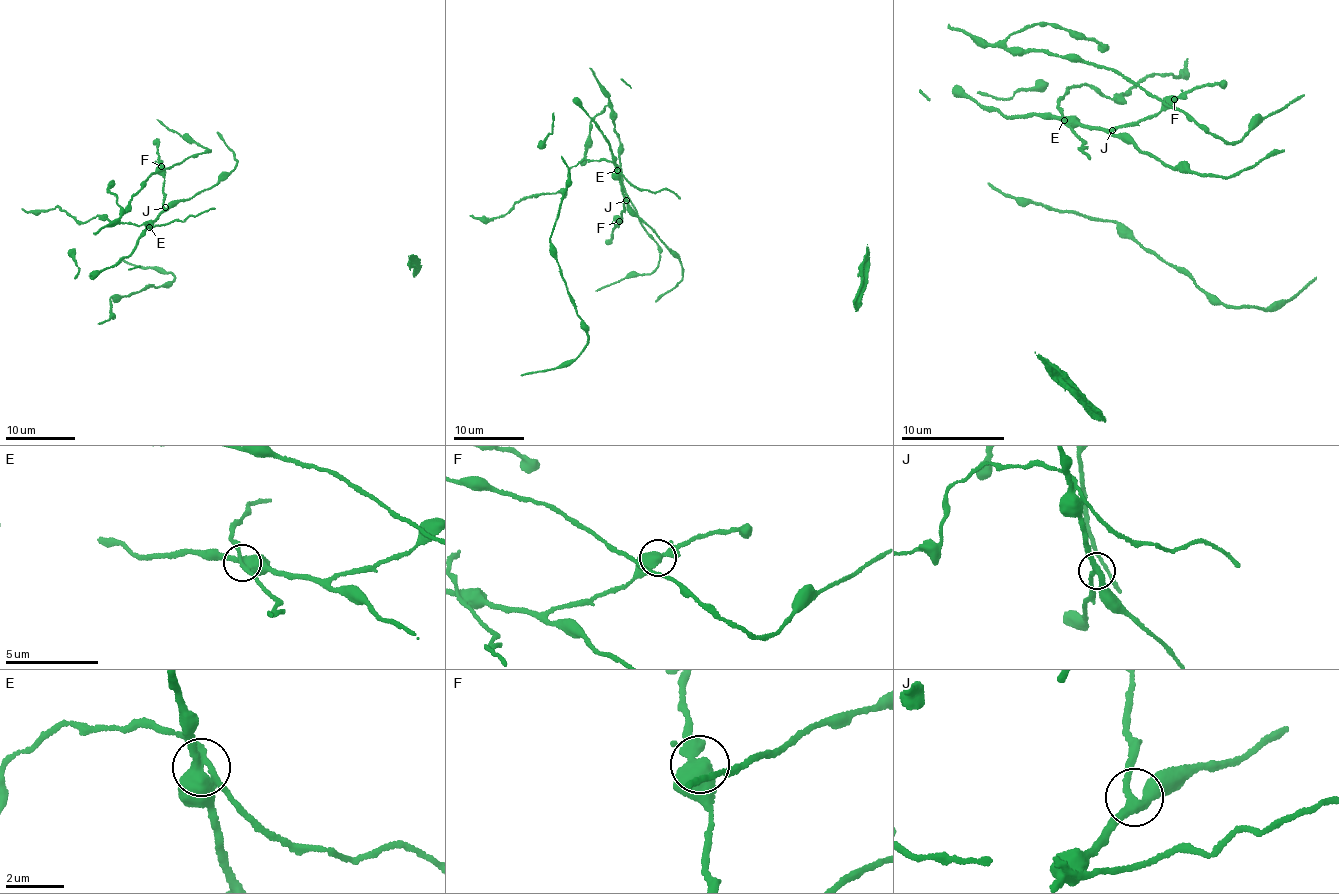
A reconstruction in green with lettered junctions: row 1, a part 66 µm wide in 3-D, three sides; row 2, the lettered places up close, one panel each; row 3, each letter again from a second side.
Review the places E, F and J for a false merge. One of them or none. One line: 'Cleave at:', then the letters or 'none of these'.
Cleave at: E

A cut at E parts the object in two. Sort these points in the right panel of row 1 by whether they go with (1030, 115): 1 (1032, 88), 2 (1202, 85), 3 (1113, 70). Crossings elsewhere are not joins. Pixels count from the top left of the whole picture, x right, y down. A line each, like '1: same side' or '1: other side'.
1: same side
2: same side
3: same side

